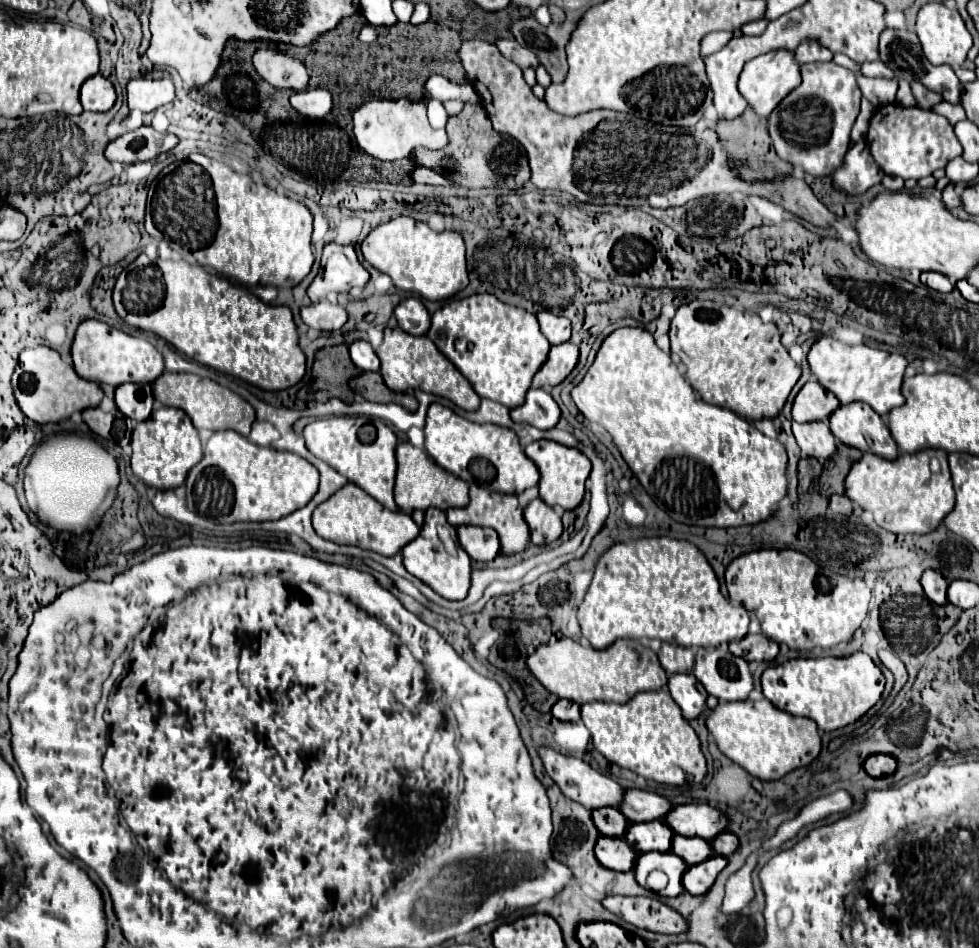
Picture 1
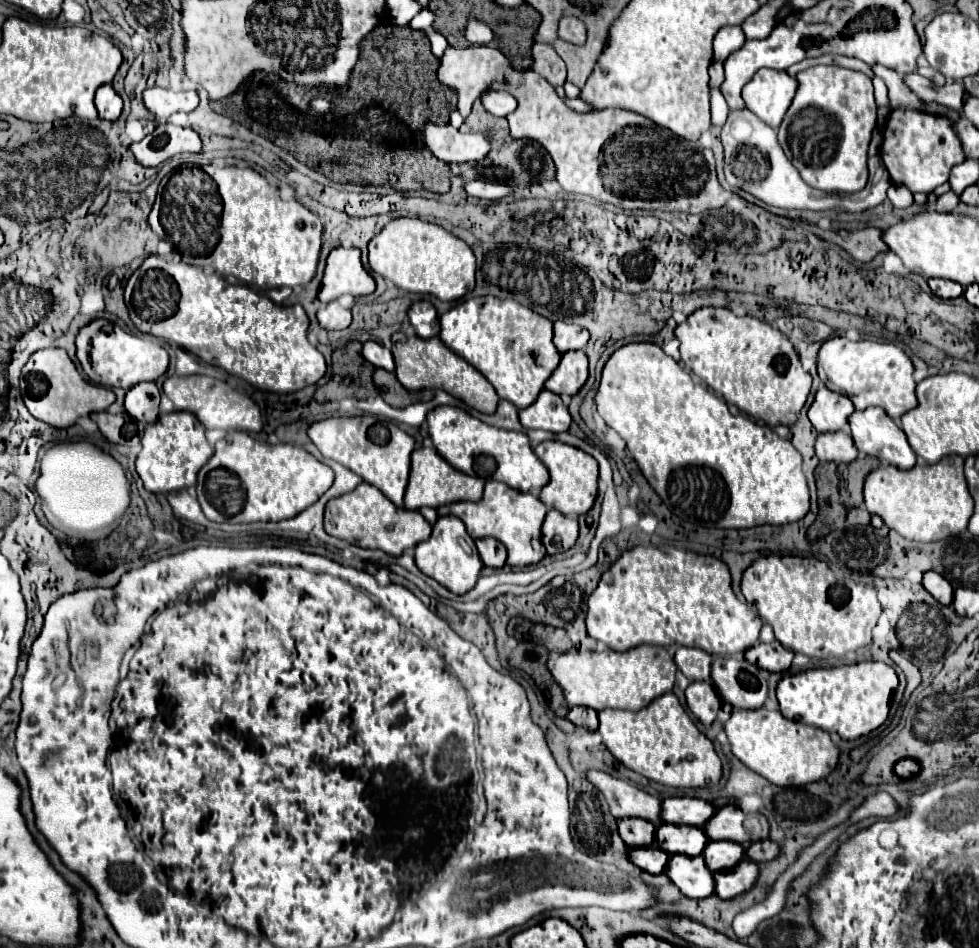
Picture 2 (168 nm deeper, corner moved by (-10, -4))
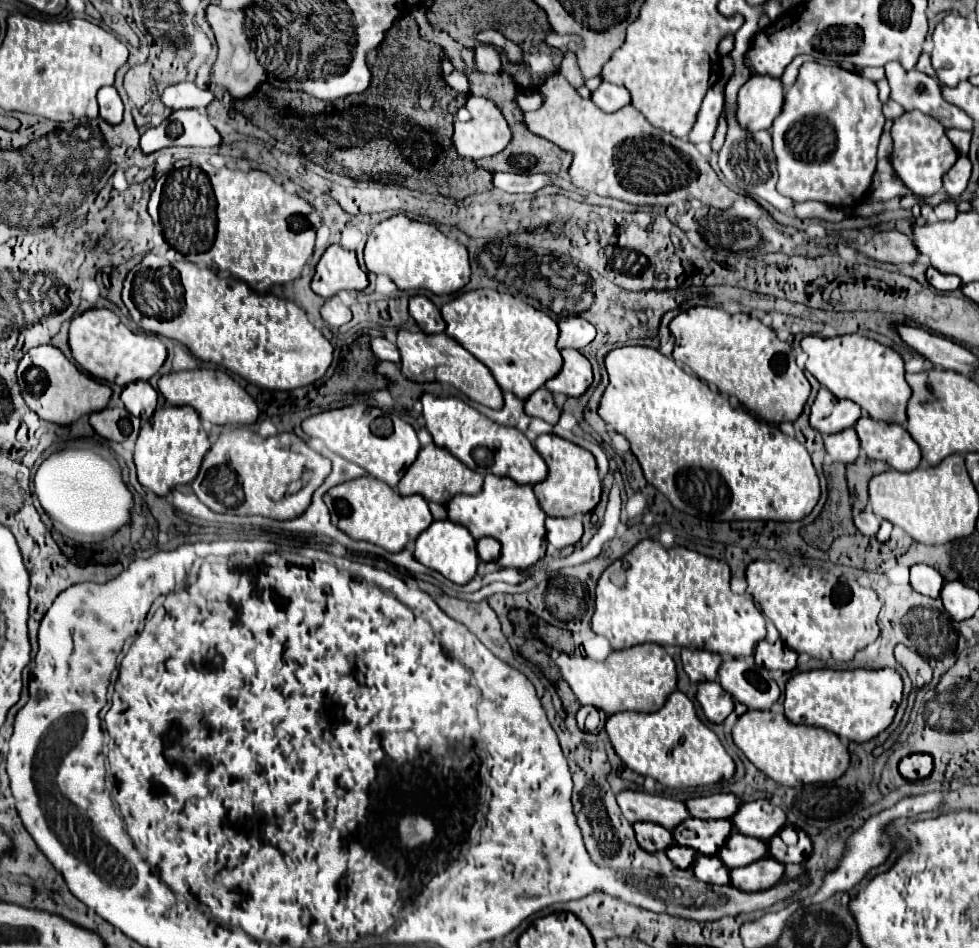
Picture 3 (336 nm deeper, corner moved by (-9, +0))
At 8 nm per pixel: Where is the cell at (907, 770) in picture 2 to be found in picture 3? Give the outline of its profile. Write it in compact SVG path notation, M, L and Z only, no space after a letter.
M911 754L899 762L899 772L907 780L927 778L933 770L933 760L929 754Z

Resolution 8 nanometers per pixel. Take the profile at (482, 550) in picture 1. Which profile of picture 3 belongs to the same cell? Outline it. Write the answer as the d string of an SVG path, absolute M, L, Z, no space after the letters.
M481 538L477 542L477 552L483 562L497 562L501 556L501 544L495 538Z

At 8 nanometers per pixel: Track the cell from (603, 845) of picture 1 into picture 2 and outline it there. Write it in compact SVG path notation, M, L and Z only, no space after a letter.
M656 846L630 850L632 862L634 862L638 868L642 868L642 870L646 870L646 872L650 872L650 874L662 874L664 868L668 866L668 856L670 856L670 854L666 854L664 850L656 848Z

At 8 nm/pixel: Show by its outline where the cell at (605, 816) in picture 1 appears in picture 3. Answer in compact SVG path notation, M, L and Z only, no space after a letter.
M637 822L633 824L633 830L639 846L647 852L661 852L673 844L671 832L667 832L665 828L659 828L659 824Z

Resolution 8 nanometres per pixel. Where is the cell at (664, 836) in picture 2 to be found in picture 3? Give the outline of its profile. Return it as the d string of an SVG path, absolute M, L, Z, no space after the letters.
M689 818L673 828L673 840L679 846L693 848L703 856L713 856L719 852L723 840L731 834L731 820L699 820Z

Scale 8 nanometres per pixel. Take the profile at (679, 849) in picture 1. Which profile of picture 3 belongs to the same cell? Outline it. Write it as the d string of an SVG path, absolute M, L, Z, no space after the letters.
M731 832L731 836L719 848L719 858L729 870L747 866L765 856L767 856L765 840L755 840L751 836L743 836L739 832Z

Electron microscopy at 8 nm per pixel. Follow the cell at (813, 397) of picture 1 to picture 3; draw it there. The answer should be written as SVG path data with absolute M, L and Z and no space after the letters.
M821 388L811 406L811 426L823 434L835 434L845 428L855 426L861 418L861 408L851 400L841 400Z

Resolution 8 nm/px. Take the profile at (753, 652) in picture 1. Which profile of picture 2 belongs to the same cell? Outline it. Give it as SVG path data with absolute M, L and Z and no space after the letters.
M772 642L772 644L756 644L750 650L746 650L746 660L756 664L762 670L768 672L784 672L790 668L794 658L794 652L784 648L780 642Z

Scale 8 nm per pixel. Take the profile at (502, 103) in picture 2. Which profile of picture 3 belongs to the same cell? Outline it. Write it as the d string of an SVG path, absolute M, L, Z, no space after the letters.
M517 92L515 102L517 102L517 106L519 106L523 112L525 112L525 110L535 110L535 108L539 108L539 104L541 104L541 96L535 94L535 92Z

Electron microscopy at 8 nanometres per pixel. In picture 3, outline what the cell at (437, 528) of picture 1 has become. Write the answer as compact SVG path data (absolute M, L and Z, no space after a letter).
M437 520L437 522L433 522L431 528L427 528L427 532L423 532L417 538L413 554L415 554L415 558L423 566L441 572L447 580L451 580L455 584L471 582L473 576L475 576L475 570L477 570L477 562L479 562L476 541L473 540L473 536L467 532L465 526L455 524L451 520Z

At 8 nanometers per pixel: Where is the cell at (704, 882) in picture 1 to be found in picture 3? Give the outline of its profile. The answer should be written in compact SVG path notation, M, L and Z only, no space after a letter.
M763 858L747 868L735 868L731 870L731 886L735 886L741 892L763 892L767 888L773 888L779 878L783 876L785 866L779 864L773 858Z

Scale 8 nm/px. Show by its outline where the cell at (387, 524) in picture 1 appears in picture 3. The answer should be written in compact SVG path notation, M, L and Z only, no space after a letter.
M371 476L349 480L331 488L325 494L325 504L331 512L331 522L341 532L353 540L365 540L389 552L401 552L409 542L415 542L417 536L433 522L427 502L421 496L399 496L393 488Z

